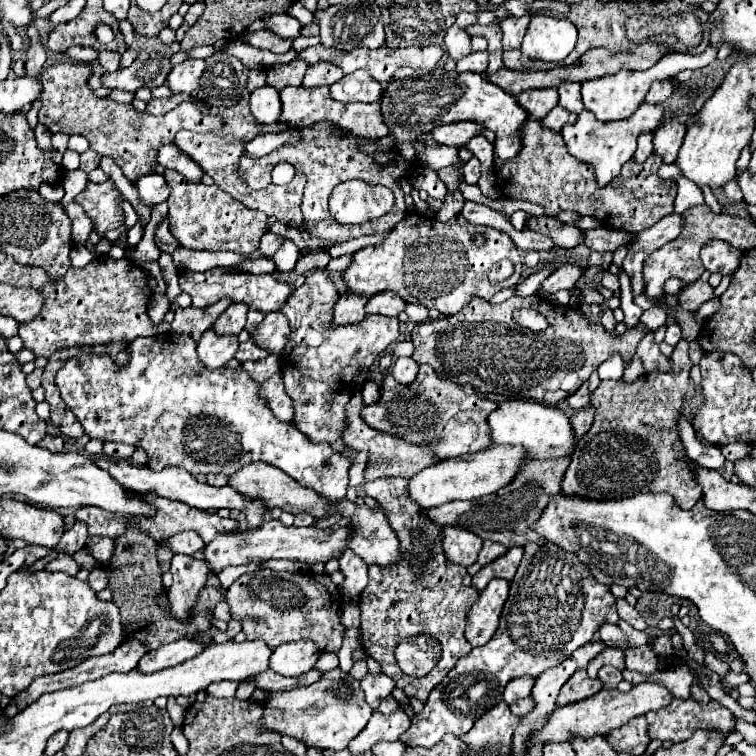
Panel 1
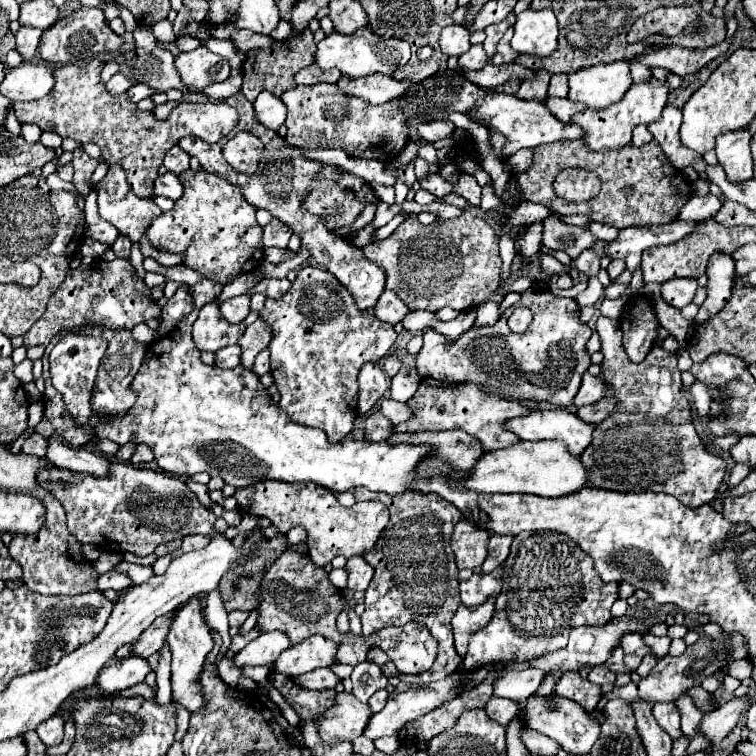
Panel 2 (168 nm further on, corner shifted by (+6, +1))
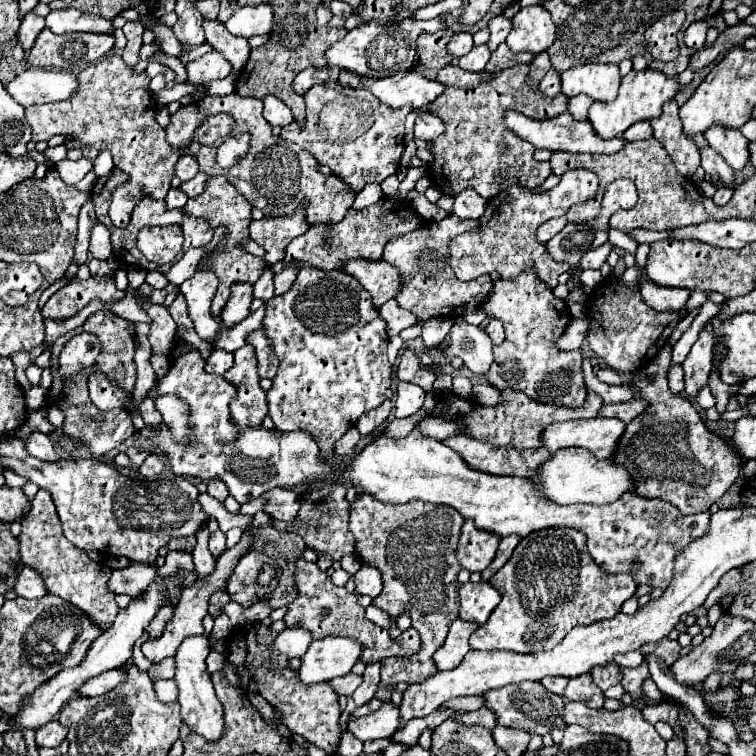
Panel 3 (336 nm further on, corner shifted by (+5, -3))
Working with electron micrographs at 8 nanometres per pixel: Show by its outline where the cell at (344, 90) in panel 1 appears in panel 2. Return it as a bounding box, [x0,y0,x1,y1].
[339,73,411,105]

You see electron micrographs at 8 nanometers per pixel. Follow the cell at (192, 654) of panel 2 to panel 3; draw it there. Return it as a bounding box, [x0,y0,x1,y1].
[174,635,224,741]

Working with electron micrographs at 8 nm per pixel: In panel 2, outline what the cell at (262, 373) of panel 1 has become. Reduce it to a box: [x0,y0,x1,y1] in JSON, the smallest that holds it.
[253,351,271,377]

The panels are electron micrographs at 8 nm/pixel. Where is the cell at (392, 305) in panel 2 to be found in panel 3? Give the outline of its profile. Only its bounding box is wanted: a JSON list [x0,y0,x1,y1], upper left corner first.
[378,299,418,337]

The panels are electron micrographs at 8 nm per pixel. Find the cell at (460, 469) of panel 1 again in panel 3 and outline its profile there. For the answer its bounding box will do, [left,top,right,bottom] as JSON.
[528,447,632,505]

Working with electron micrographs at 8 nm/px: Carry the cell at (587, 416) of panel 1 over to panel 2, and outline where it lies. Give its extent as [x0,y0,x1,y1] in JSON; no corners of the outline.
[577,395,615,423]

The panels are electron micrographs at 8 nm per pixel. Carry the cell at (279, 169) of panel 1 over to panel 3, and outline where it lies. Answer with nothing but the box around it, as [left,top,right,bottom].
[264,95,294,127]

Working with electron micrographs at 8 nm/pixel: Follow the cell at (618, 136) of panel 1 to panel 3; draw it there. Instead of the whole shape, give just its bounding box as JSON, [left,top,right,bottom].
[588,69,680,139]

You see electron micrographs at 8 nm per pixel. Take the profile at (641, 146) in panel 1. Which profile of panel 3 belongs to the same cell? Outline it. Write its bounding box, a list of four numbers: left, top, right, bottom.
[624,121,652,141]

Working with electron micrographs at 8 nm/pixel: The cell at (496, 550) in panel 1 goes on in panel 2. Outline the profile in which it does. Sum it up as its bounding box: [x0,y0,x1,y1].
[483,535,513,573]

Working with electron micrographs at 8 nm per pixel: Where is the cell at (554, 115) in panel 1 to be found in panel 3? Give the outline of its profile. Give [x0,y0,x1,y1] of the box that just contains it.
[568,95,594,121]

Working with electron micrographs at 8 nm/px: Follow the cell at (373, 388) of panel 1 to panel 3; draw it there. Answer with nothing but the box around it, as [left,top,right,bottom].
[416,415,460,441]

